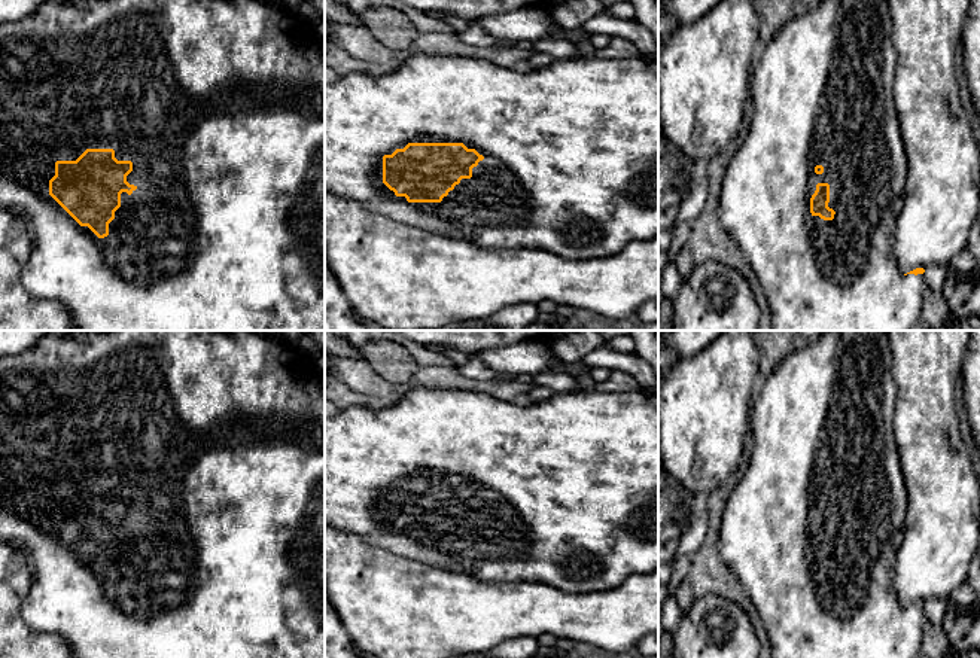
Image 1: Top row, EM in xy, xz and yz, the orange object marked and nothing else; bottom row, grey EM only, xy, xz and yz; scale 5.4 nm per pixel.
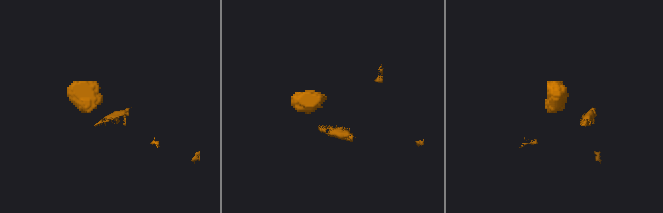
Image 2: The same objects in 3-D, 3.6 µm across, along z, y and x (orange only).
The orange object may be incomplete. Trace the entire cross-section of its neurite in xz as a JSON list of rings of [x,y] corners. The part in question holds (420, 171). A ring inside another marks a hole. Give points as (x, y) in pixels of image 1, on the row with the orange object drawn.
[[[416,55],[392,71],[354,66],[350,73],[325,85],[325,191],[359,201],[369,211],[398,223],[480,247],[538,249],[564,259],[615,256],[631,241],[658,237],[658,58],[567,58],[529,73],[468,57]]]

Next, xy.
[[[49,0],[49,1],[46,1],[46,3],[43,3],[43,4],[42,4],[42,6],[39,6],[39,7],[37,7],[37,9],[36,9],[36,10],[34,10],[34,12],[31,12],[31,13],[30,13],[30,15],[27,15],[27,16],[24,16],[24,18],[22,18],[22,19],[19,19],[19,21],[12,21],[12,22],[4,22],[4,24],[0,24],[0,207],[1,207],[1,208],[6,208],[6,210],[10,210],[10,211],[13,211],[13,213],[15,213],[15,214],[18,214],[18,216],[19,216],[19,217],[21,217],[21,219],[22,219],[22,220],[24,220],[24,222],[25,222],[25,225],[27,225],[27,229],[28,229],[28,235],[30,235],[30,241],[31,241],[31,253],[30,253],[30,258],[28,258],[28,261],[27,261],[27,263],[25,263],[25,265],[24,265],[24,268],[22,268],[22,272],[21,272],[21,283],[22,283],[22,286],[24,286],[24,289],[25,289],[25,290],[27,290],[27,293],[28,293],[28,295],[30,295],[30,296],[33,296],[33,298],[37,298],[37,299],[51,299],[51,301],[57,301],[57,302],[60,302],[60,304],[63,304],[63,305],[64,305],[64,307],[66,307],[66,308],[67,308],[67,310],[69,310],[69,313],[70,313],[70,317],[71,317],[71,320],[73,320],[73,323],[74,323],[74,330],[325,330],[325,51],[323,51],[323,49],[322,49],[322,46],[320,46],[320,43],[319,43],[319,40],[317,40],[317,36],[316,36],[316,27],[313,27],[313,25],[310,25],[310,24],[308,24],[308,22],[307,22],[307,21],[305,21],[305,19],[304,19],[304,18],[302,18],[302,15],[301,15],[301,12],[290,12],[290,10],[287,10],[287,9],[286,9],[286,7],[283,7],[283,6],[280,6],[280,4],[279,4],[279,3],[277,3],[277,1],[276,1],[276,0],[273,0],[273,1],[262,1],[262,0],[70,0],[70,1],[54,1],[54,0]]]

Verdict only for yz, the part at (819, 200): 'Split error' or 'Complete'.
Split error

